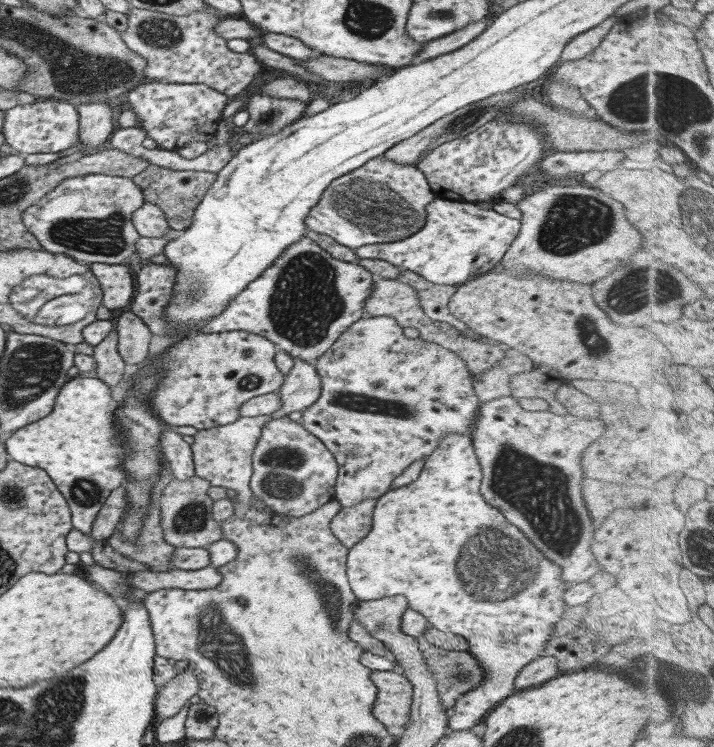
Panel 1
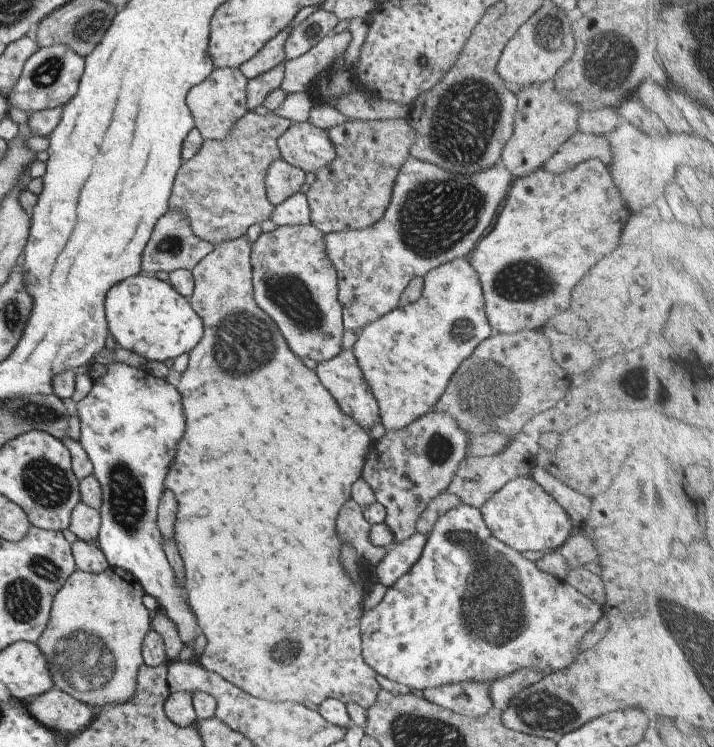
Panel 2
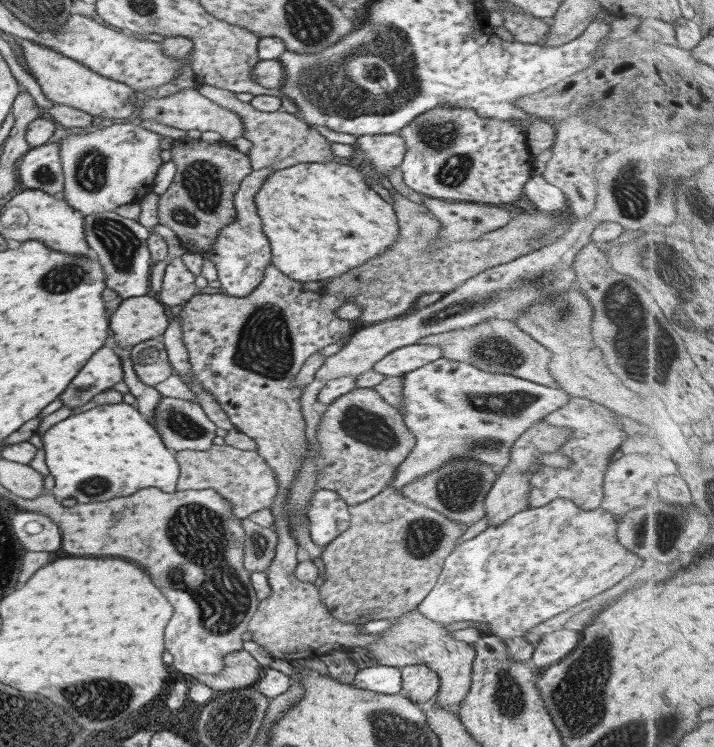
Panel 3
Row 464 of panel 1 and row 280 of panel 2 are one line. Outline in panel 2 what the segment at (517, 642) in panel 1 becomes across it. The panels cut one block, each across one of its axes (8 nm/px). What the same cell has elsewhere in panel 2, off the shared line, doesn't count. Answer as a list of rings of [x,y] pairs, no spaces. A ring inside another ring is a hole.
[[[467,257],[444,262],[428,270],[422,279],[421,294],[413,303],[398,306],[366,324],[359,330],[357,340],[350,348],[376,400],[379,420],[385,430],[403,428],[431,411],[460,362],[469,358],[477,344],[493,333],[486,319],[477,273],[471,268]]]

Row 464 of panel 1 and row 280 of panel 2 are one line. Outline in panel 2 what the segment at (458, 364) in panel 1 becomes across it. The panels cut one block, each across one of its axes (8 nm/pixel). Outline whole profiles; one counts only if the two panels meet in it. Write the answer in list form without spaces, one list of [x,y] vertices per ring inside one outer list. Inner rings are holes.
[[[411,156],[406,158],[402,166],[399,167],[399,172],[395,175],[394,183],[389,202],[387,203],[385,212],[377,222],[374,222],[370,227],[359,229],[356,231],[345,231],[336,233],[324,233],[324,247],[329,262],[333,265],[337,277],[337,292],[336,299],[338,300],[342,312],[342,324],[344,330],[359,332],[366,324],[377,320],[380,316],[387,314],[390,310],[397,308],[399,305],[399,297],[407,286],[408,280],[413,277],[421,277],[432,268],[449,262],[457,257],[467,257],[468,252],[475,246],[475,243],[489,230],[494,222],[501,204],[504,202],[506,192],[509,190],[510,182],[513,180],[512,174],[501,164],[497,164],[490,169],[484,170],[470,175],[456,175],[447,172],[441,167],[417,160]]]

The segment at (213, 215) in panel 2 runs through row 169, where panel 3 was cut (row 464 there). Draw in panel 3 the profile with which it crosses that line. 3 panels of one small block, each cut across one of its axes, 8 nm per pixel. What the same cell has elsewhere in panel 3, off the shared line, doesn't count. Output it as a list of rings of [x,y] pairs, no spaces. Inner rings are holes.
[[[212,444],[207,450],[180,450],[174,455],[179,465],[175,491],[211,489],[231,503],[231,512],[240,519],[257,510],[270,509],[277,494],[278,481],[270,466],[255,451]]]

